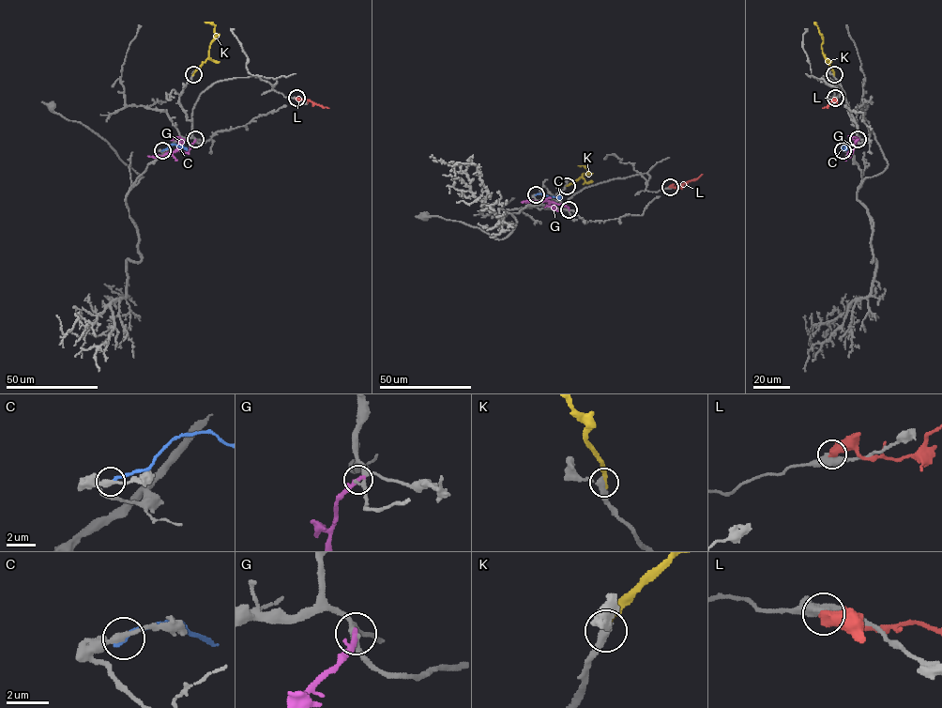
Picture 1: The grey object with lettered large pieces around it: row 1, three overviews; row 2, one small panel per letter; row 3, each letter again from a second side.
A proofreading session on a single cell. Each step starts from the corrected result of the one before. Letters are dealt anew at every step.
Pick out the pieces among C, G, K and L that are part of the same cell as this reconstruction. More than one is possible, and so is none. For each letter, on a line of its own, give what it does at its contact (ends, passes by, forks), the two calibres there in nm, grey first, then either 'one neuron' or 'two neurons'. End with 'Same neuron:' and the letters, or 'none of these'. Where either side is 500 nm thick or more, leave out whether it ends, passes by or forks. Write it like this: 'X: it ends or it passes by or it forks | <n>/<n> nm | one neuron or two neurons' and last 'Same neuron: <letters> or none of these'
C: it ends | 280/220 nm | two neurons
G: it passes by | 200/220 nm | two neurons
K: it ends | 360/280 nm | one neuron
L: 500/600 nm | two neurons
Same neuron: K

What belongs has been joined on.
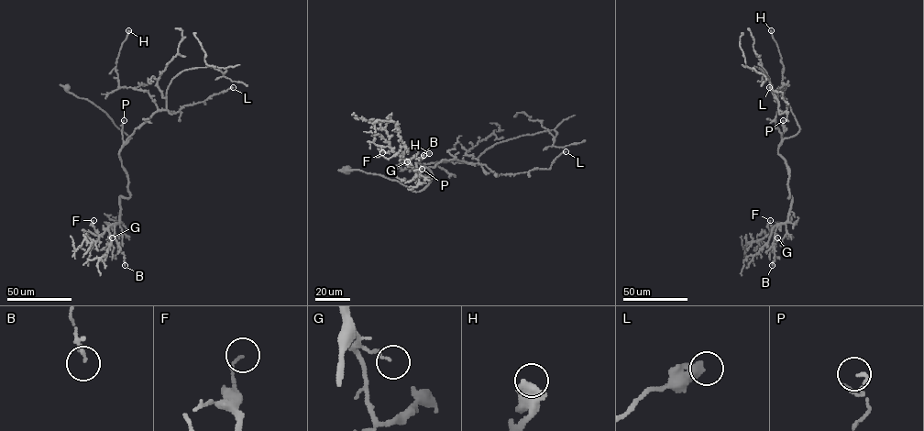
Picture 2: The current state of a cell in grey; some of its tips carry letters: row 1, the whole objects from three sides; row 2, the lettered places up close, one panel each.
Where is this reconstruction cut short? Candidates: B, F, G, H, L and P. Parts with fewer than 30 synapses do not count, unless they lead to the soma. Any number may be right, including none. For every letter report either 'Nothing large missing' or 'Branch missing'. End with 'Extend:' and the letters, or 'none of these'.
B: Nothing large missing
F: Nothing large missing
G: Nothing large missing
H: Nothing large missing
L: Nothing large missing
P: Nothing large missing
Extend: none of these

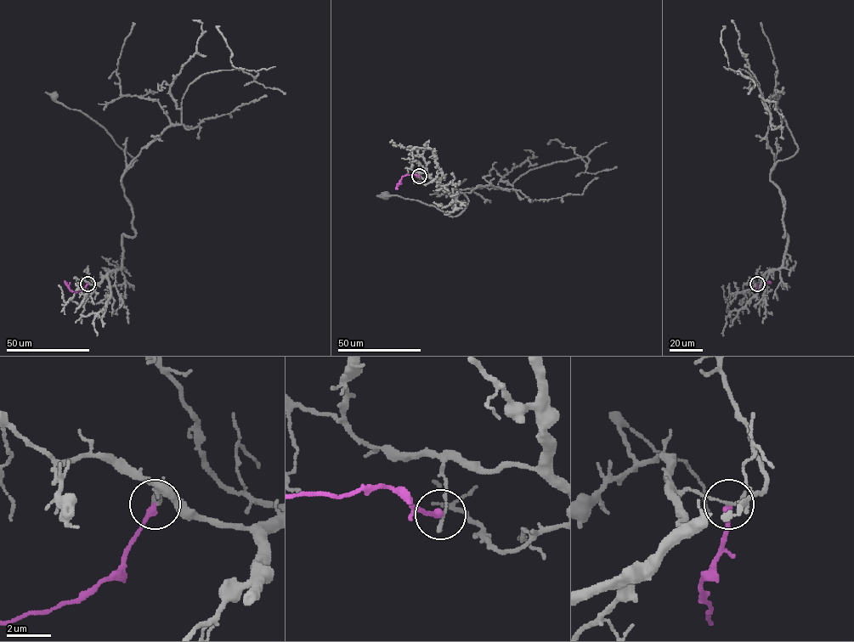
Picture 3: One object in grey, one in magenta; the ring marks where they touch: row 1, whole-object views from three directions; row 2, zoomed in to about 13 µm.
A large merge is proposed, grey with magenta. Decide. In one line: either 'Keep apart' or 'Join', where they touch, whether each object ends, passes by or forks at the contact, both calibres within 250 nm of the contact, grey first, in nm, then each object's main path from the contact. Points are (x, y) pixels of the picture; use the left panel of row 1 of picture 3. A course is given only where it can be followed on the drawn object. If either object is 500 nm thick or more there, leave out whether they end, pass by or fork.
Keep apart. Place: (87, 284). At the ring grey ends. At the ring magenta ends. Thickness 190 nm (grey) against 280 nm. Course of grey: (87, 284), (98, 284), (121, 267), (122, 235), (135, 234), (121, 181), (137, 160), (103, 127), (53, 94). Course of magenta: (87, 284), (83, 289), (75, 292), (66, 284)

